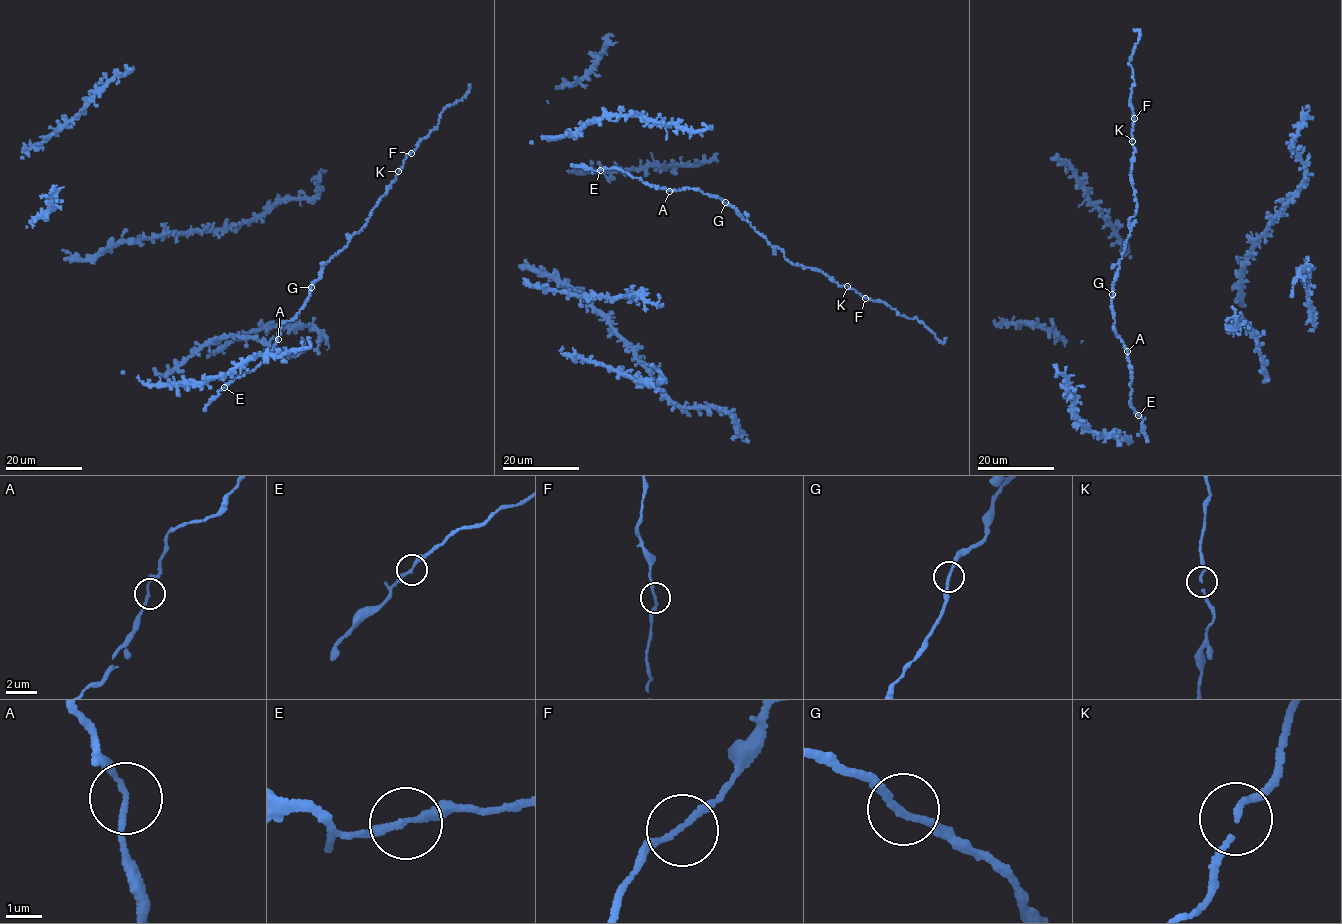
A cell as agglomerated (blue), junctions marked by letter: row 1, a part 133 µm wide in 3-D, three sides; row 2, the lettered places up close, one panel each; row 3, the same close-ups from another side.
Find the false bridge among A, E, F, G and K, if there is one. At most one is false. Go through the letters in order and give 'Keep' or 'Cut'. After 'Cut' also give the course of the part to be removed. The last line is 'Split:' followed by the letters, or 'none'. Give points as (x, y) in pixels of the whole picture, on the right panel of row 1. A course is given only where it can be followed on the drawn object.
A: Keep
E: Keep
F: Cut. Course of the part to remove: (1134, 118), (1129, 103), (1133, 83), (1129, 63), (1140, 32), (1133, 30)
G: Keep
K: Keep
Split: F

